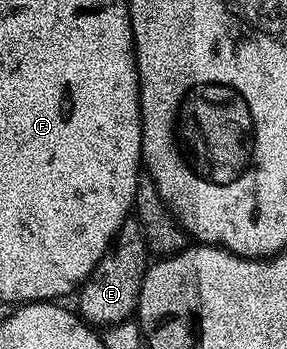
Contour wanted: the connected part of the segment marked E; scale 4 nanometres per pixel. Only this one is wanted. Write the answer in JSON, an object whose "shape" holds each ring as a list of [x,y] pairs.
{"shape":[[[135,218],[125,220],[116,232],[108,253],[94,266],[94,270],[87,280],[80,285],[80,308],[78,312],[87,323],[93,326],[115,326],[123,324],[125,320],[133,319],[136,305],[140,302],[140,291],[144,275],[150,267],[150,253],[148,243],[144,238],[144,231],[140,229],[140,221]]]}

